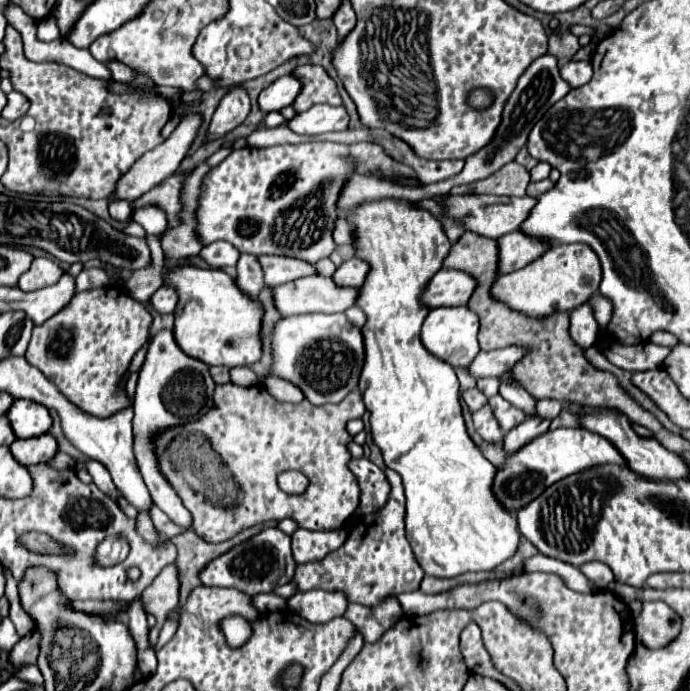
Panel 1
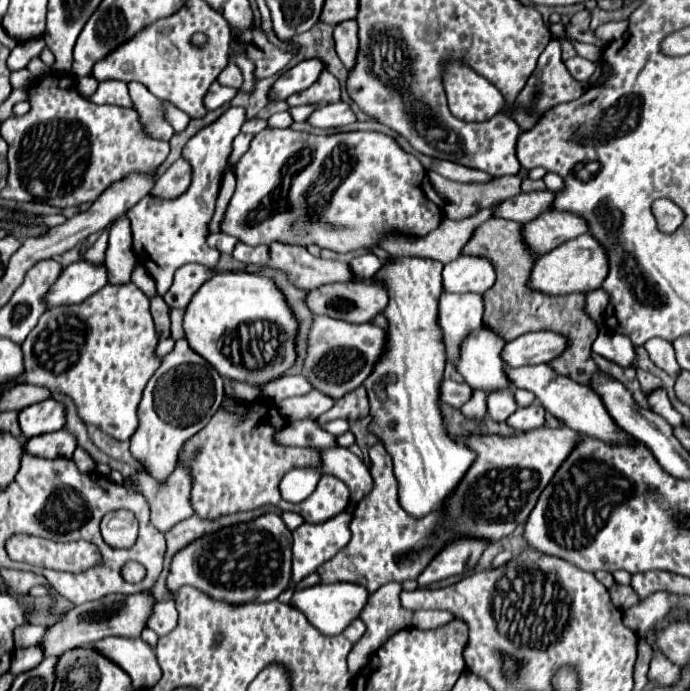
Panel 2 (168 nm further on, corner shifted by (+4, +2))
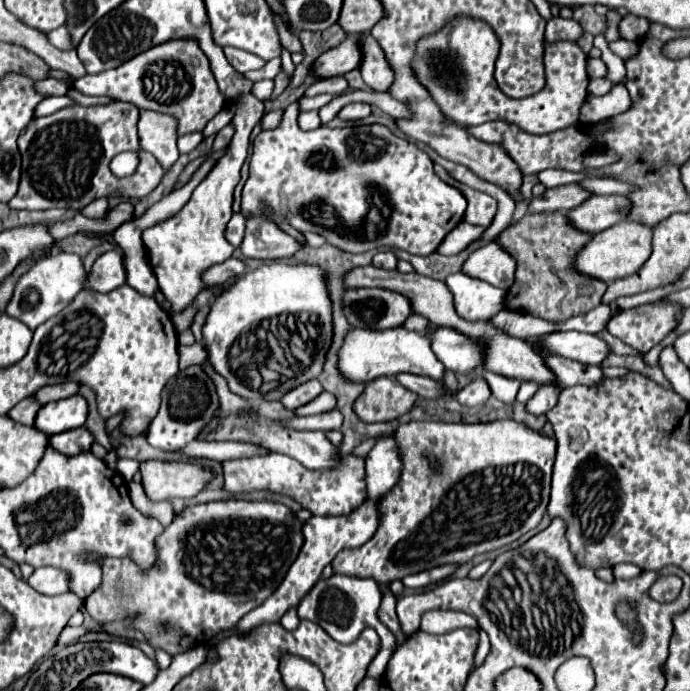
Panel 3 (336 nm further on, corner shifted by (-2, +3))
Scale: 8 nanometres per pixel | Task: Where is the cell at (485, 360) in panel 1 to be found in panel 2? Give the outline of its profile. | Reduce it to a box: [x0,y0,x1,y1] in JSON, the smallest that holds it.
[502,332,568,368]

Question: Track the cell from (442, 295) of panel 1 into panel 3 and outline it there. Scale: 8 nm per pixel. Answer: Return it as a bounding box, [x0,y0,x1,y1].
[460,241,516,291]

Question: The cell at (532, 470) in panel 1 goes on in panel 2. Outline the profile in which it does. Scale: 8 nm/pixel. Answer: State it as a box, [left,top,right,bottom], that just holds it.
[318,428,578,594]

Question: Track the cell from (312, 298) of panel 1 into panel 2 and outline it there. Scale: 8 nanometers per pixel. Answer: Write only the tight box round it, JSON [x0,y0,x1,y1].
[306,282,388,324]

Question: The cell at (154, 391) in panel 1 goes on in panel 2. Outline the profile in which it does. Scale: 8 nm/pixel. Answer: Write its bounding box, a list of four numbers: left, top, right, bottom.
[130,340,224,480]

